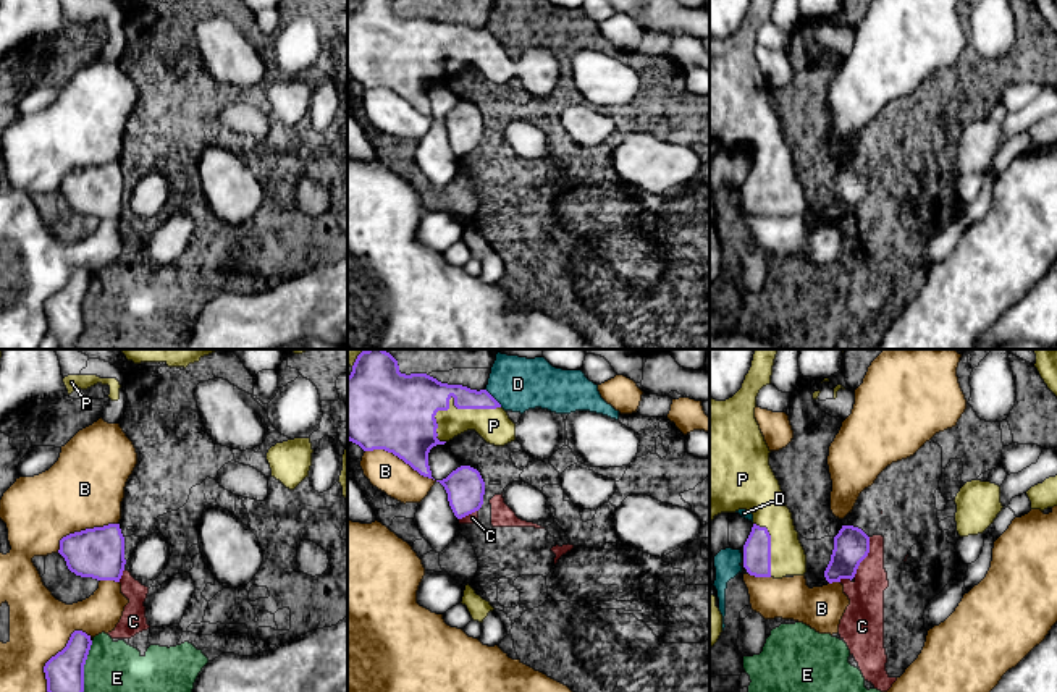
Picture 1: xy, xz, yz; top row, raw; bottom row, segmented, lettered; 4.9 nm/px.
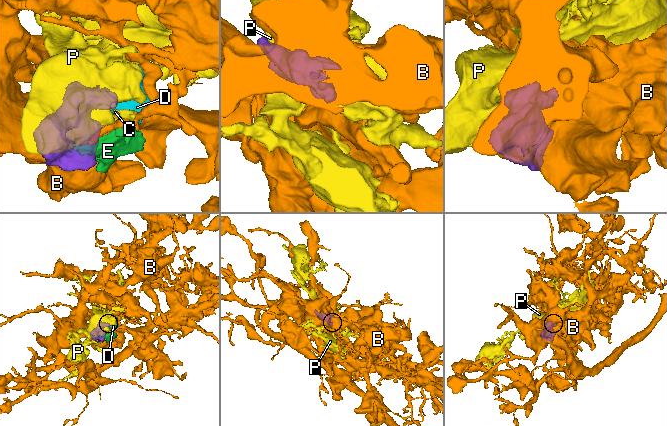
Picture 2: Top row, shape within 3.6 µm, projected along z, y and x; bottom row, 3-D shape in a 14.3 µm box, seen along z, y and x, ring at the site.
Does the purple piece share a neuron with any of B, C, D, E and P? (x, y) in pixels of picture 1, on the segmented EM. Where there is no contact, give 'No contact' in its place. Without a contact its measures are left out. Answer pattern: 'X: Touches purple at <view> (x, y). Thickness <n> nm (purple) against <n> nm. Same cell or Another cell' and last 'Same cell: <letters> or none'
B: Touches purple at xy (57, 654). Thickness 190 nm (purple) against 300 nm. Another cell
C: Touches purple at yz (867, 555). Thickness 180 nm (purple) against 180 nm. Another cell
D: Touches purple at xz (493, 398). Thickness 110 nm (purple) against 280 nm. Another cell
E: Touches purple at xy (83, 666). Thickness 190 nm (purple) against 260 nm. Another cell
P: Touches purple at xz (454, 401). Thickness 320 nm (purple) against 170 nm. Same cell
Same cell: P

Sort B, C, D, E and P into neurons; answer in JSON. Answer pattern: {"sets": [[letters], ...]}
{"sets": [["B"], ["C", "D", "E"], ["P"]]}

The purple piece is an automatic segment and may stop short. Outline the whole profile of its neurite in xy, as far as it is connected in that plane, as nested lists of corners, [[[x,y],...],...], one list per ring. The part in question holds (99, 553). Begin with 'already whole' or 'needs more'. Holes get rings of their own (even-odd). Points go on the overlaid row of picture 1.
already whole | [[[120,524],[86,529],[60,540],[58,553],[71,572],[120,582],[124,571],[124,537]]]

